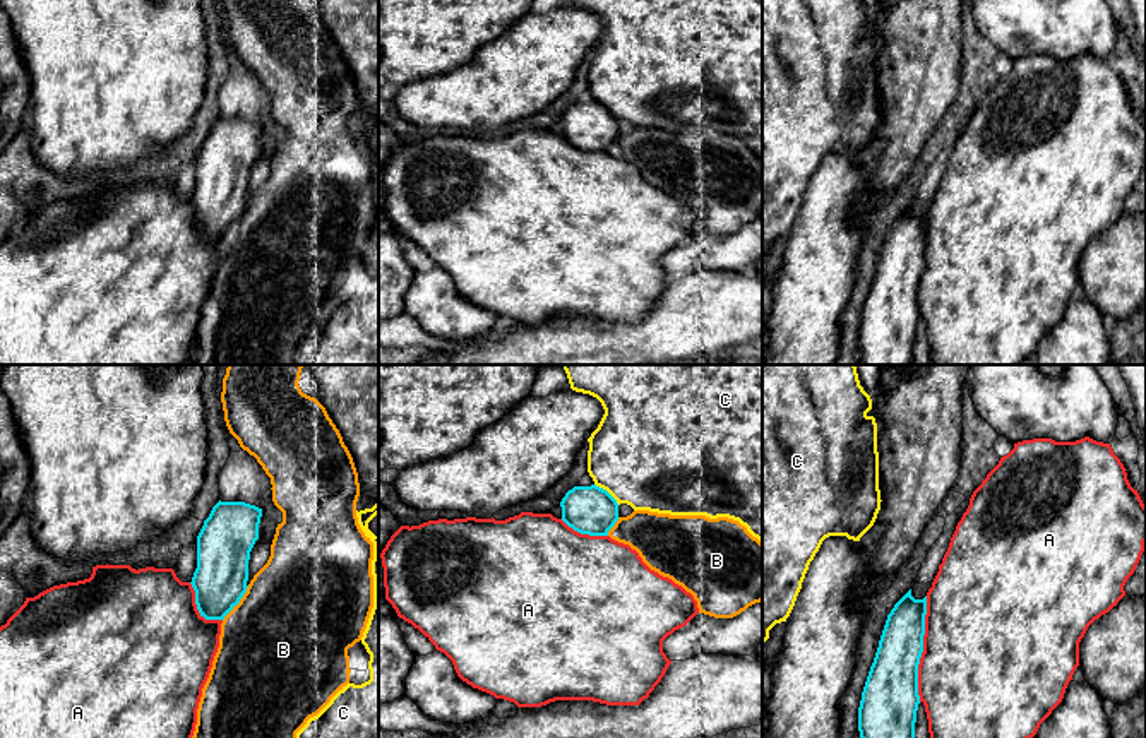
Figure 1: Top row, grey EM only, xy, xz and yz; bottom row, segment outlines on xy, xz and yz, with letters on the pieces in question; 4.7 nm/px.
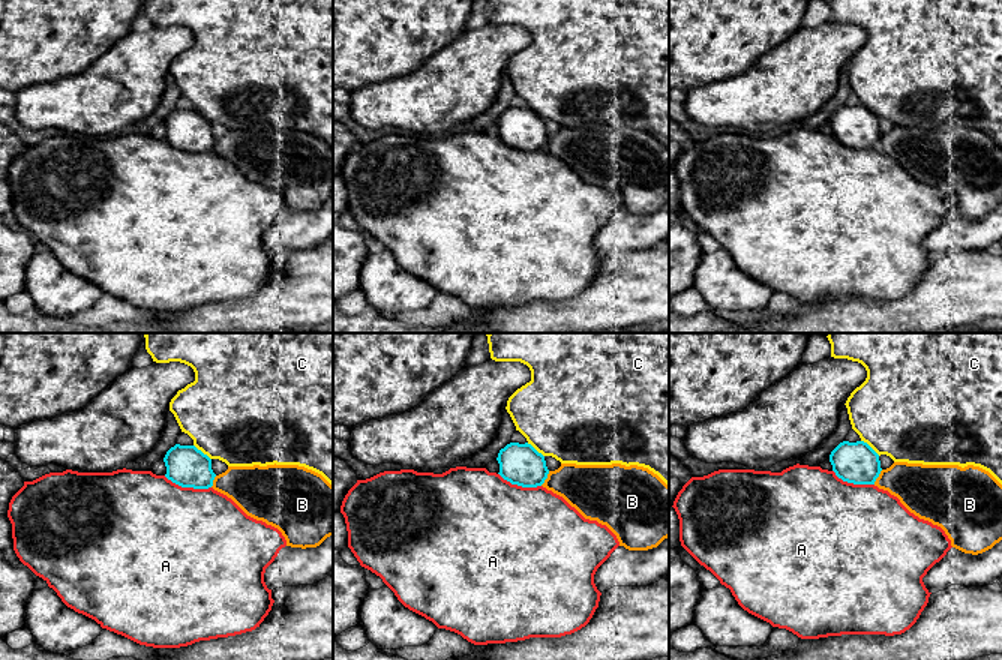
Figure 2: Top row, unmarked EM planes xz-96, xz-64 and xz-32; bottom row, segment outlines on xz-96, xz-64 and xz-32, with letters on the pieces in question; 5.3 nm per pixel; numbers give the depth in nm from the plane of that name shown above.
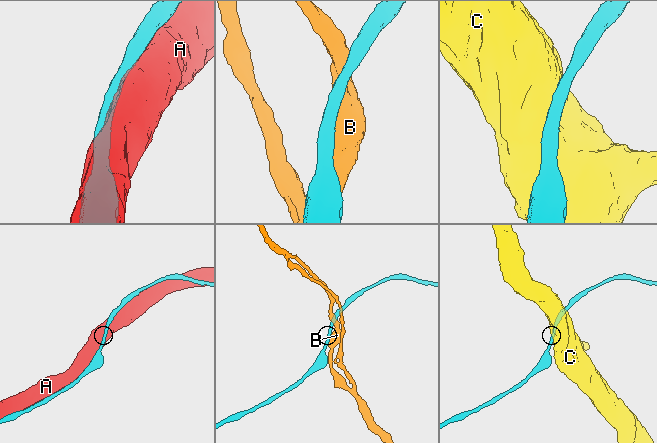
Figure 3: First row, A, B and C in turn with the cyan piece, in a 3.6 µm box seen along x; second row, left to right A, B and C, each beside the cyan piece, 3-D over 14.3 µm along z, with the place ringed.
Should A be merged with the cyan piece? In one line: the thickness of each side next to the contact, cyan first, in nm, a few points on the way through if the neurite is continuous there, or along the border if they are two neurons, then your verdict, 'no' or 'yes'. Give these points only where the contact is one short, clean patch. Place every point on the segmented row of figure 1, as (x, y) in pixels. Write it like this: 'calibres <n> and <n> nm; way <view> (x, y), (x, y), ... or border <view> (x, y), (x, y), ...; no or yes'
calibres 260 and 500 nm; yes

